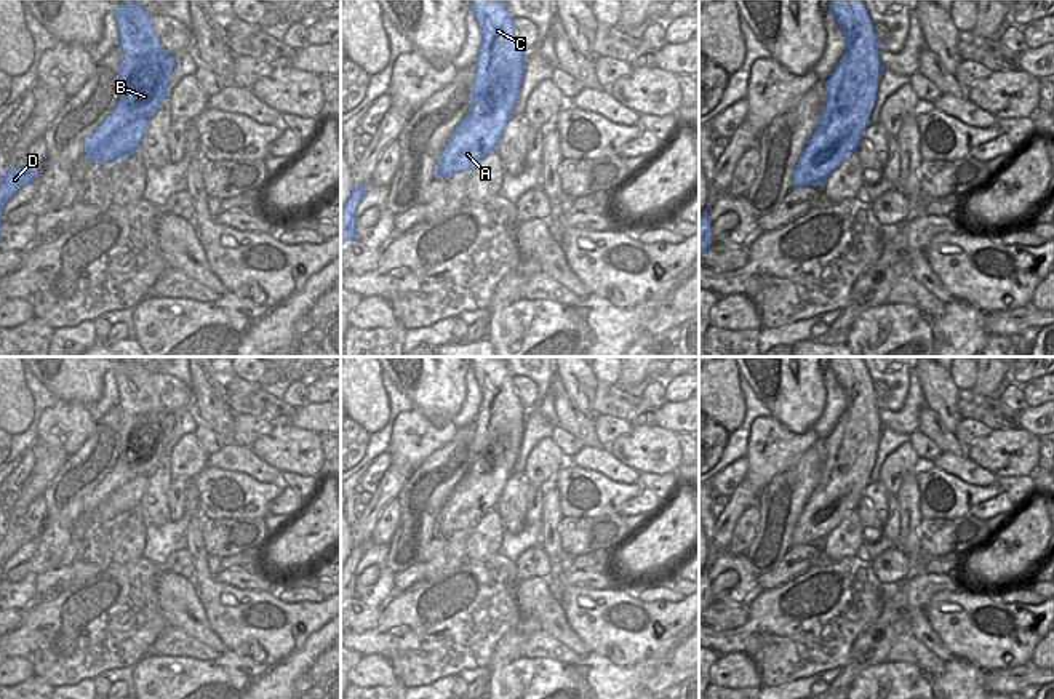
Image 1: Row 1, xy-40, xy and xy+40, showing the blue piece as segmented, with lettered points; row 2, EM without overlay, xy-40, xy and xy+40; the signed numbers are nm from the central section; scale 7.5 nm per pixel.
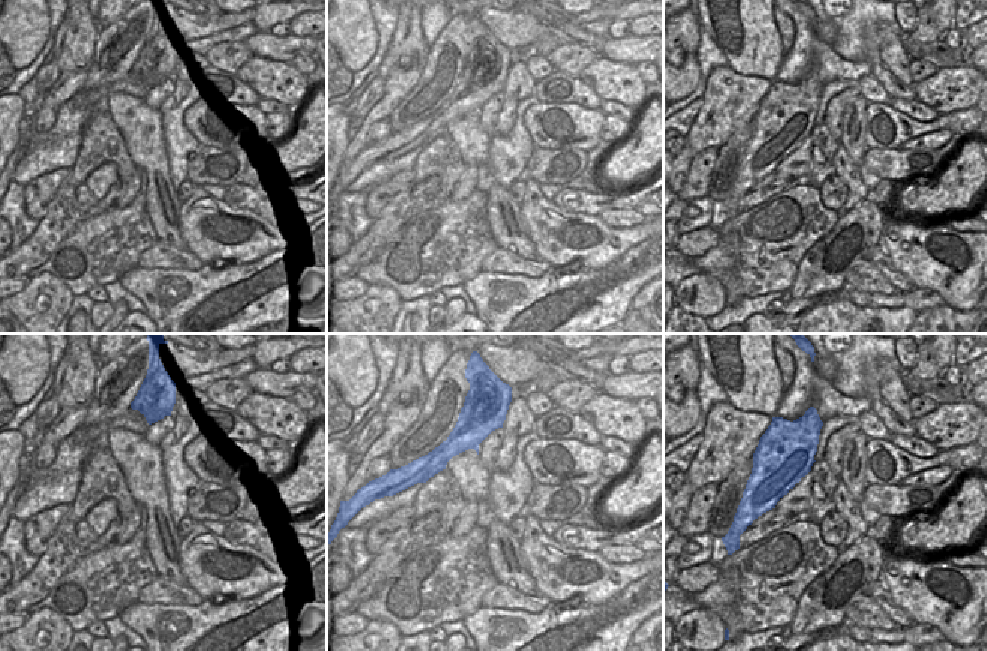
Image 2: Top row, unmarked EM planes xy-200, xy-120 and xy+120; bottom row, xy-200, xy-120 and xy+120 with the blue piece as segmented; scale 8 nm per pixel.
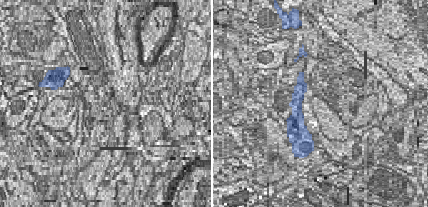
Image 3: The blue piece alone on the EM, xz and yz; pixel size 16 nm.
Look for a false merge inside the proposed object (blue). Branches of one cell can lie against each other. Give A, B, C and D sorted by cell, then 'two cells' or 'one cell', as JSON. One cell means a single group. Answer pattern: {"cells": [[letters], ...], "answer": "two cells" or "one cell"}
{"cells": [["A", "C"], ["B", "D"]], "answer": "two cells"}

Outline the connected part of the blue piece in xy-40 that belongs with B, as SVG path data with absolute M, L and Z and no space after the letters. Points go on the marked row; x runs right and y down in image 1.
M165 53L160 61L157 56L147 56L141 59L128 78L125 94L120 96L112 107L110 114L102 123L83 139L83 157L93 157L101 146L104 146L117 131L133 123L138 118L150 118L150 115L160 109L166 101L166 88L174 69L174 54Z

